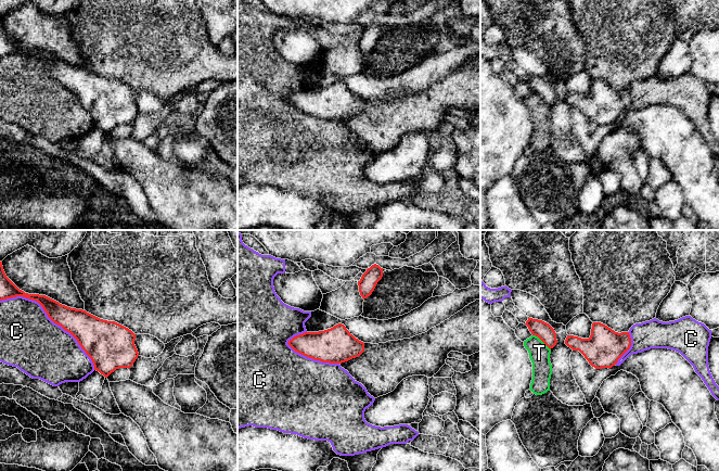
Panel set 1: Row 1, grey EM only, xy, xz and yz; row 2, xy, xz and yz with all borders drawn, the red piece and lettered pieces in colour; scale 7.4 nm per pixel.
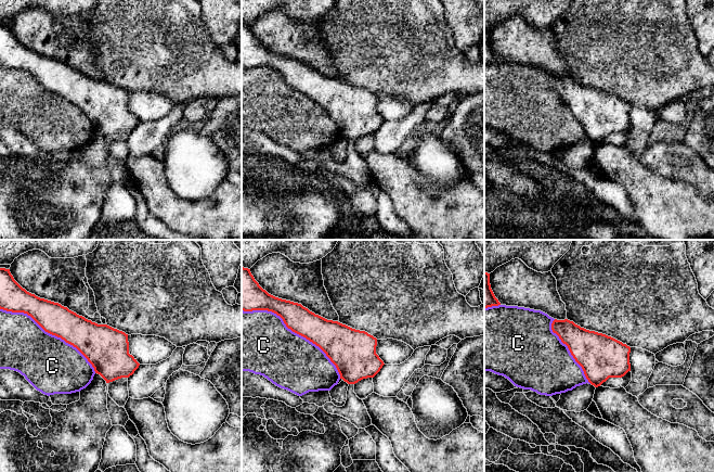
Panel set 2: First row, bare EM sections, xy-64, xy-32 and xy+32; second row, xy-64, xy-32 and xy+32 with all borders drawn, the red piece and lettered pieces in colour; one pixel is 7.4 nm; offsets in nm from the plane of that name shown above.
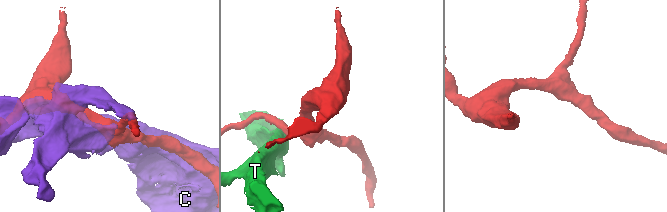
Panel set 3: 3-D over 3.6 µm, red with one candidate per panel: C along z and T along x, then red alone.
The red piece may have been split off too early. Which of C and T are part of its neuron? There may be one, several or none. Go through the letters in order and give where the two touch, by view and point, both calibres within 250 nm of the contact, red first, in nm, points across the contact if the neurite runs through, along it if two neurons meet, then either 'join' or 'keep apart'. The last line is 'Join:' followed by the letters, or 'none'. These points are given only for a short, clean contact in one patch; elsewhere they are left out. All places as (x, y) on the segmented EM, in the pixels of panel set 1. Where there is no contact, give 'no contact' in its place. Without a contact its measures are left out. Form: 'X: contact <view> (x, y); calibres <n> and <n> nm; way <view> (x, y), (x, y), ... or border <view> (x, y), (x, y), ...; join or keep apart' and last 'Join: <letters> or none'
C: contact xy (51, 319); calibres 220 and 440 nm; keep apart
T: contact yz (541, 340); calibres 120 and 160 nm; border yz (533, 334), (550, 349); keep apart
Join: none

